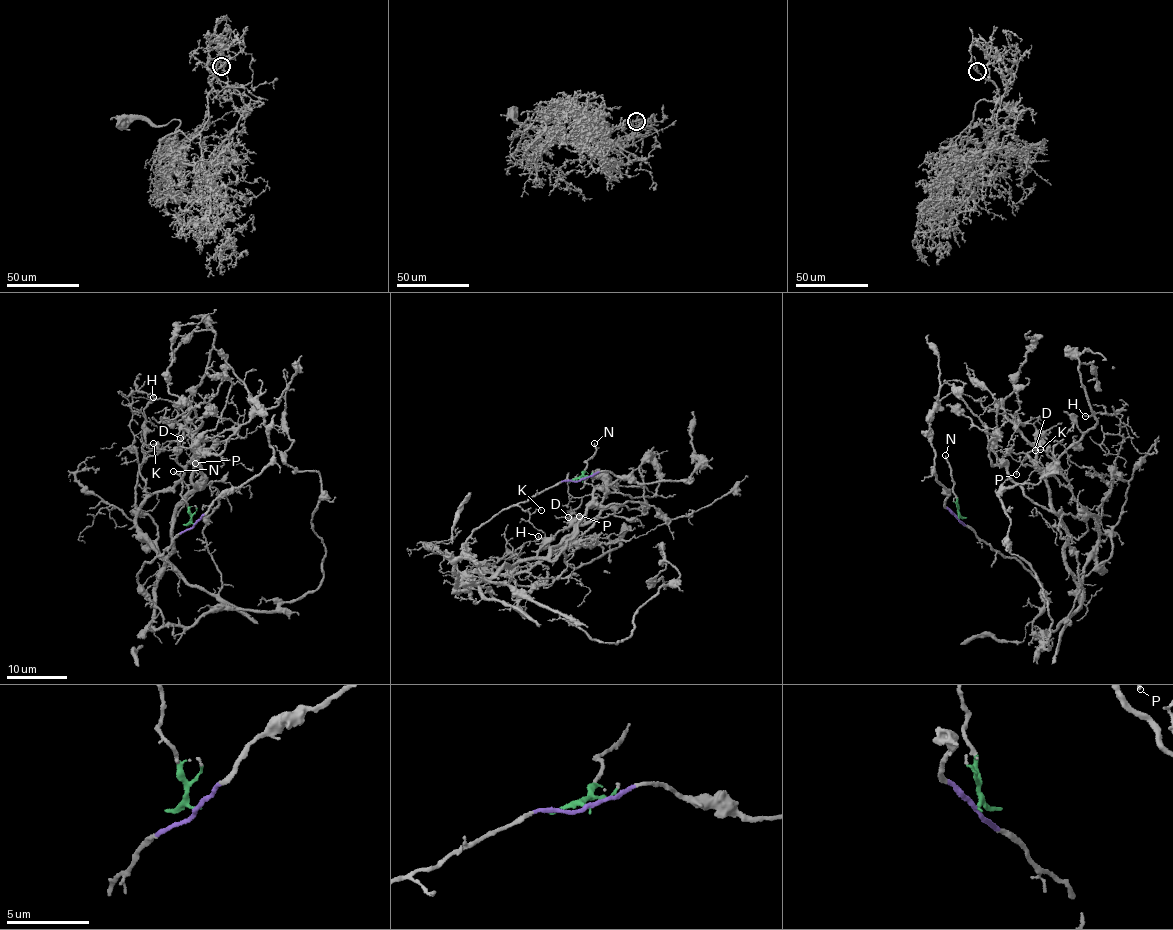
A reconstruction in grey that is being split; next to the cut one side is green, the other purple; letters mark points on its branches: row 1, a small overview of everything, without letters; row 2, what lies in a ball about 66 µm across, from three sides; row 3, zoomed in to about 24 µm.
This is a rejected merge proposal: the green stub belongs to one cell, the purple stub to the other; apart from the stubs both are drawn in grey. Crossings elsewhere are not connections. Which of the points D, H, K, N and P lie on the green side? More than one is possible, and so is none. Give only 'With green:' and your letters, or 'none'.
With green: N

